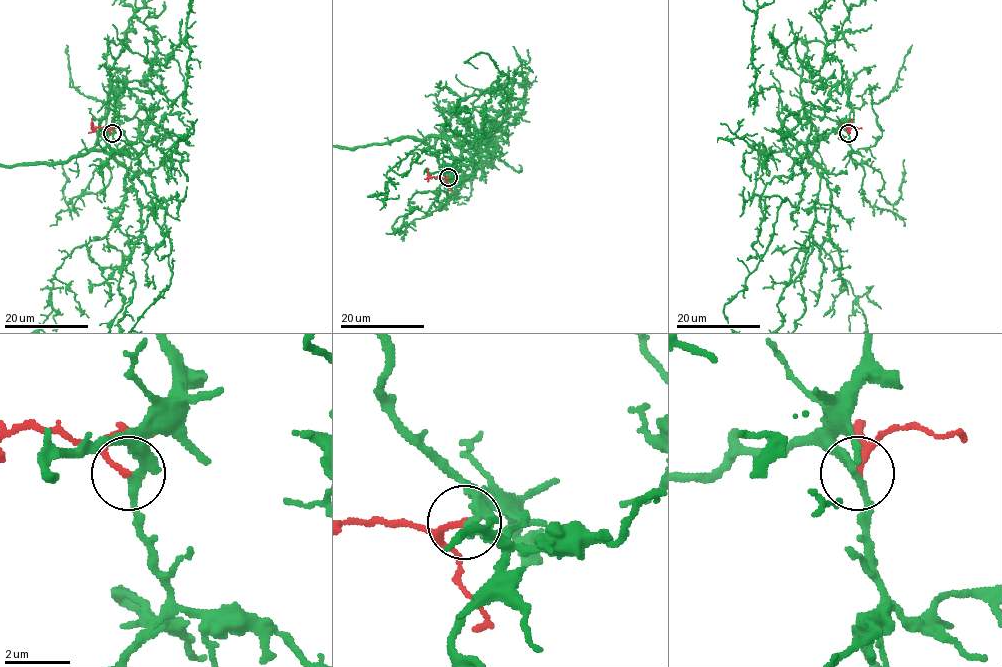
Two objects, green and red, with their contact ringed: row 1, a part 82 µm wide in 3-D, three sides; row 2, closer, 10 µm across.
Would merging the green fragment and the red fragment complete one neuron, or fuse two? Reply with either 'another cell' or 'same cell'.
same cell

